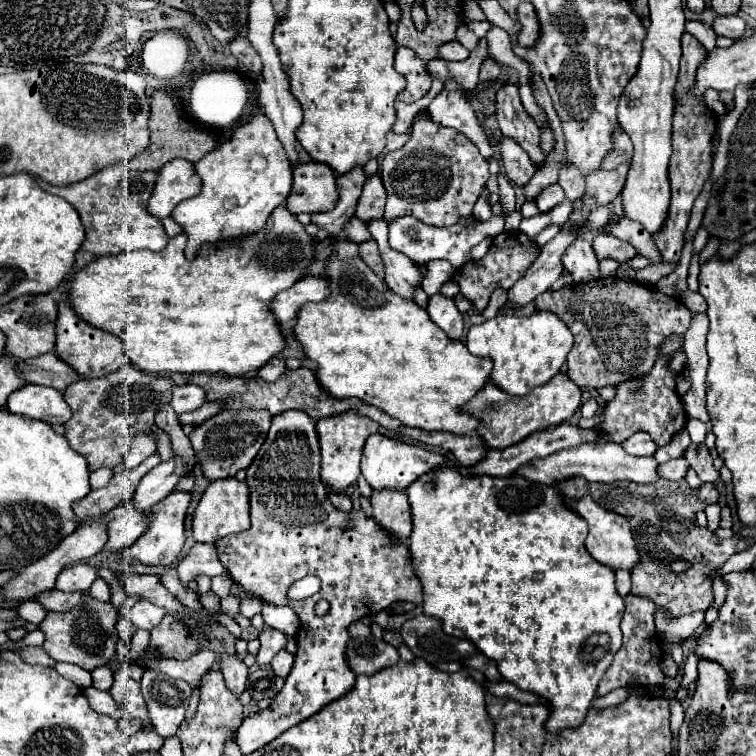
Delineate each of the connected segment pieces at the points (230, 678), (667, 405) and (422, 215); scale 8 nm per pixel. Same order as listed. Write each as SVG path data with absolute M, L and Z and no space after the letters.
M222 654L218 658L220 672L226 680L226 686L232 694L240 696L246 690L246 680L248 680L248 666L236 656L236 654Z
M668 336L658 348L658 358L648 376L628 378L616 386L616 396L606 402L602 410L602 422L596 424L604 440L622 442L624 438L630 438L636 432L646 432L652 436L656 446L666 446L670 444L674 434L686 428L688 416L676 390L676 376L668 370L670 356L682 348L682 342L684 336Z
M422 110L422 114L424 118L412 126L410 140L404 144L404 148L396 152L386 152L382 160L380 176L388 194L384 220L394 220L410 214L432 226L452 226L456 224L458 218L472 216L472 208L480 196L480 190L484 188L486 178L490 176L488 162L482 158L478 148L466 136L460 136L460 132L456 132L454 128L444 128L434 124L426 110Z

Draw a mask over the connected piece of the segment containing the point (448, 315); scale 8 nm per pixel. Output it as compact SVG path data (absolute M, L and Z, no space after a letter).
M442 294L430 296L428 314L430 314L430 318L446 332L446 336L448 336L450 340L462 340L464 320L462 320L462 314L460 314L460 310L456 308L454 300L444 298Z

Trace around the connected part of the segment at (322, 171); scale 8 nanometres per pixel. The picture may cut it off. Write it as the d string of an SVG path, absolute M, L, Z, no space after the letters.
M320 162L296 164L294 184L286 200L286 208L296 216L302 212L328 212L336 202L334 172Z

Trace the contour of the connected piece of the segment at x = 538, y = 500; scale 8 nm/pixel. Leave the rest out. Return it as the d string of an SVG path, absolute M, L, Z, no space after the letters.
M456 466L452 468L440 468L440 472L428 472L428 476L420 476L412 488L406 488L406 496L412 508L412 534L408 538L408 552L410 552L410 564L416 574L416 578L422 584L422 610L426 616L438 618L442 622L444 632L450 636L456 636L460 640L472 642L484 656L492 658L498 664L498 672L506 682L516 684L520 690L532 692L540 698L544 698L550 706L550 716L546 720L546 732L560 734L566 728L578 728L586 712L596 696L598 682L602 680L604 672L612 664L614 654L622 646L622 632L620 632L620 620L624 614L624 600L616 592L614 586L614 570L596 562L588 550L584 548L588 526L582 518L572 514L570 508L566 508L560 500L560 496L554 492L554 488L548 488L540 482L528 482L524 478L492 478L492 476L460 476L456 472Z

